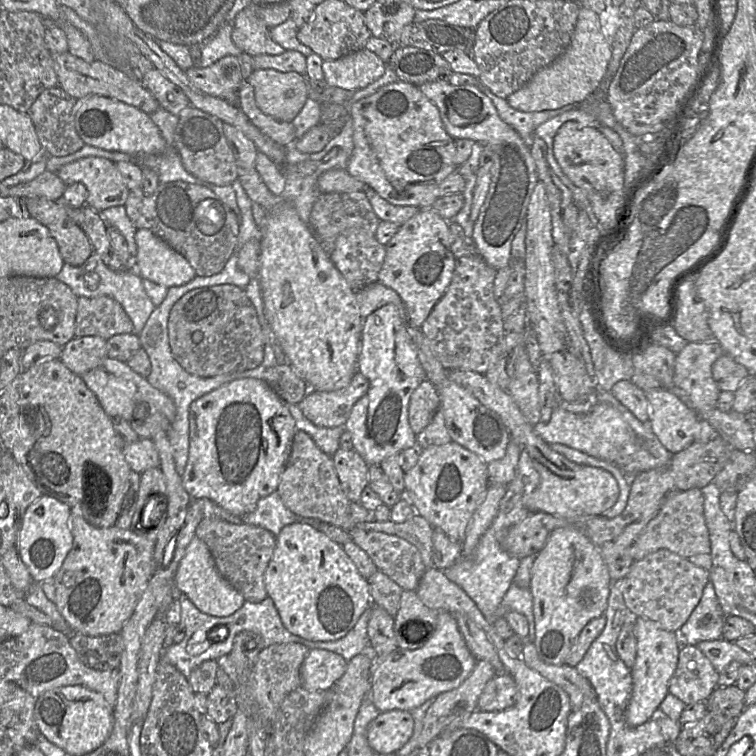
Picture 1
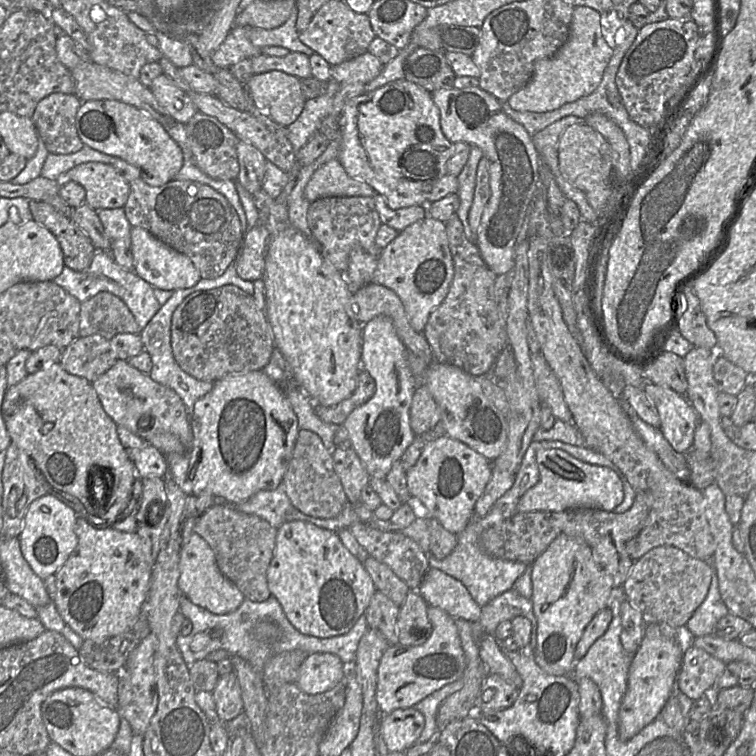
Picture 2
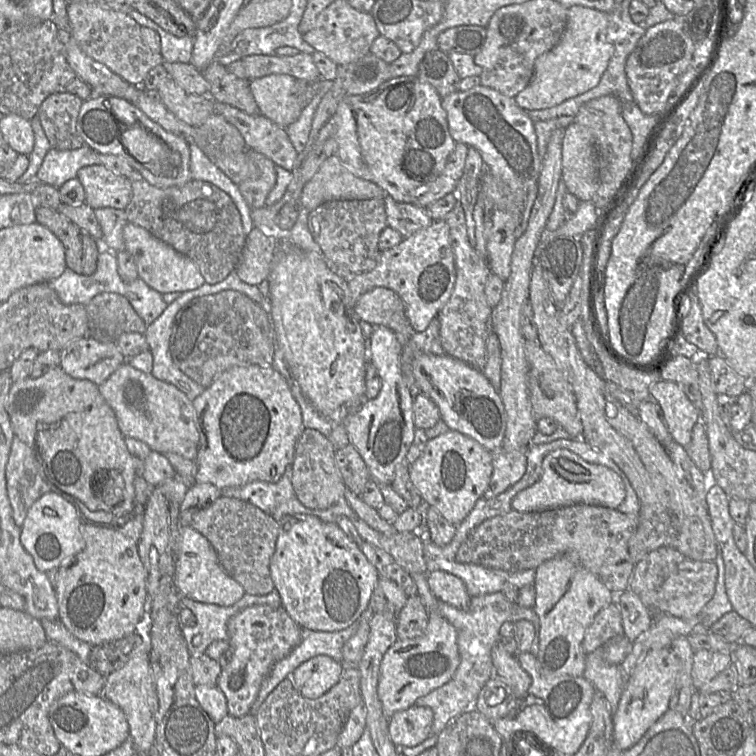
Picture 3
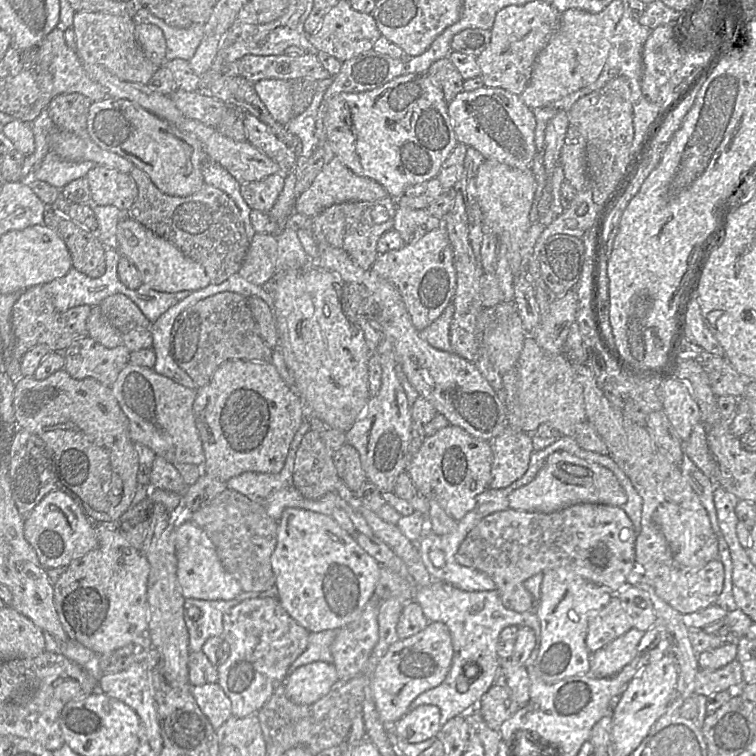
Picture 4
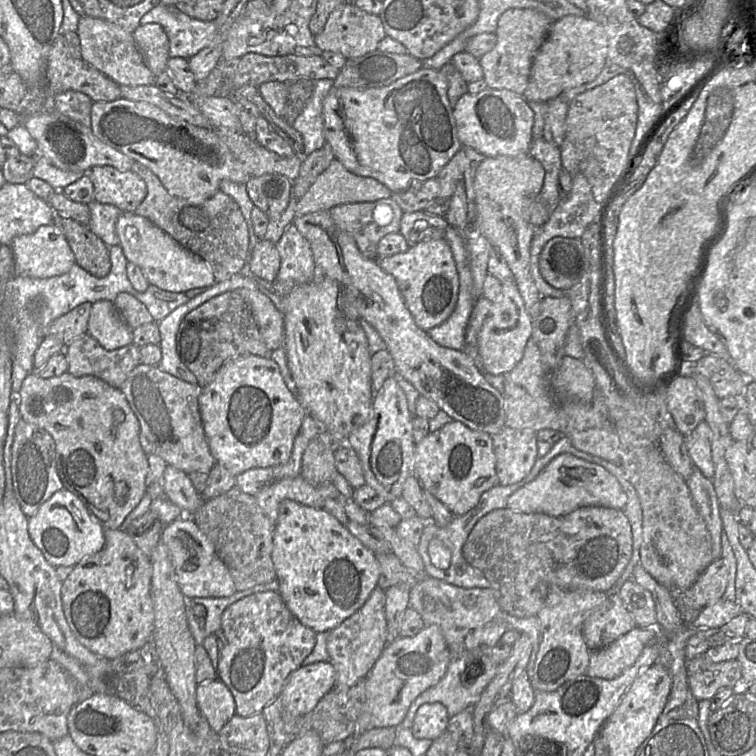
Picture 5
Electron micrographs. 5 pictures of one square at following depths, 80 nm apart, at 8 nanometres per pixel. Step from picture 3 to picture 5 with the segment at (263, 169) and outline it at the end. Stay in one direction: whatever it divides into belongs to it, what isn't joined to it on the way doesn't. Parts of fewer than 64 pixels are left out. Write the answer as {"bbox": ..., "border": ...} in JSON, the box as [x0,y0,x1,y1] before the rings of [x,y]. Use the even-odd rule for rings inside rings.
{"bbox":[245,173,293,221],"border":[[[272,173],[251,177],[245,186],[254,206],[269,220],[278,221],[291,199],[293,182],[282,174]]]}

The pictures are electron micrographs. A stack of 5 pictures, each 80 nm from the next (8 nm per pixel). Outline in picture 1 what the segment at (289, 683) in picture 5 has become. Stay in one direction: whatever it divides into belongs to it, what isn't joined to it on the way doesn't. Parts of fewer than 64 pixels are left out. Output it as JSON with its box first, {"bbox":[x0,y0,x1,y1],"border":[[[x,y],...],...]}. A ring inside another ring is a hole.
{"bbox":[301,649,346,691],"border":[[[310,649],[301,665],[301,686],[307,691],[329,690],[344,674],[346,665],[337,653]]]}

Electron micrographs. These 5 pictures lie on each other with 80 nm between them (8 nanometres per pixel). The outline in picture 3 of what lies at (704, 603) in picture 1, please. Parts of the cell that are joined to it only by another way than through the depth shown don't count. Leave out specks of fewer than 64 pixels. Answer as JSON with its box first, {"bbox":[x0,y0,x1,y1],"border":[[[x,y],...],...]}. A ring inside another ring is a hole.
{"bbox":[699,548,733,630],"border":[[[719,548],[715,563],[718,567],[718,578],[715,593],[711,600],[702,608],[699,614],[701,626],[706,630],[708,630],[724,614],[733,610],[725,588],[724,561]]]}

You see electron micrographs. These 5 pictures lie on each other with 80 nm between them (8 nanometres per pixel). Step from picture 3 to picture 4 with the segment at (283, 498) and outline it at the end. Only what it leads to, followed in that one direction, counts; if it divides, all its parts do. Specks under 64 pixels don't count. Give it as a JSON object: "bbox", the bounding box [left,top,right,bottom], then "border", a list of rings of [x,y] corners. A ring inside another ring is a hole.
{"bbox":[227,420,310,504],"border":[[[303,420],[293,437],[285,464],[280,472],[275,474],[244,472],[227,481],[227,488],[245,495],[258,504],[264,504],[275,492],[293,486],[296,452],[303,436],[310,428],[308,420]]]}

